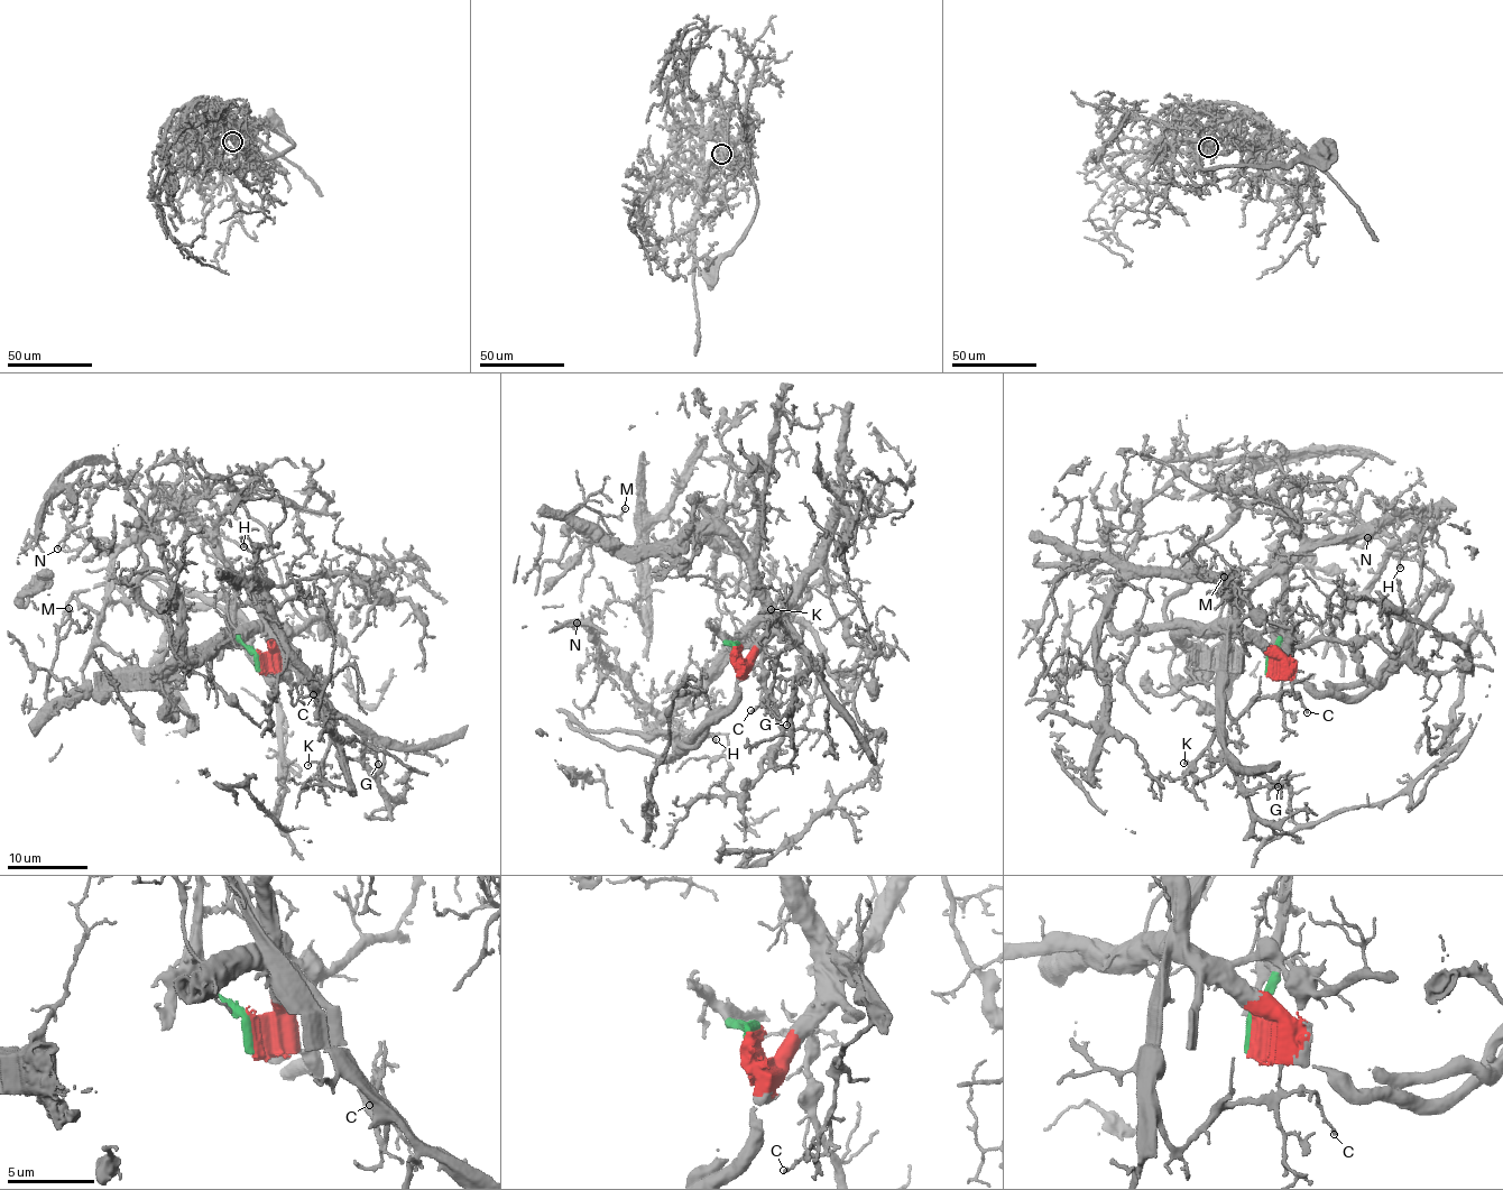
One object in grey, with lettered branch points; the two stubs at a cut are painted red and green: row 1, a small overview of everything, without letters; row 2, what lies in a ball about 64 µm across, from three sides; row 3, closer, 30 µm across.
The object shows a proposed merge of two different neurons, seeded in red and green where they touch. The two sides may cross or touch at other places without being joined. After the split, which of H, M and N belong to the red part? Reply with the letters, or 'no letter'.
M

